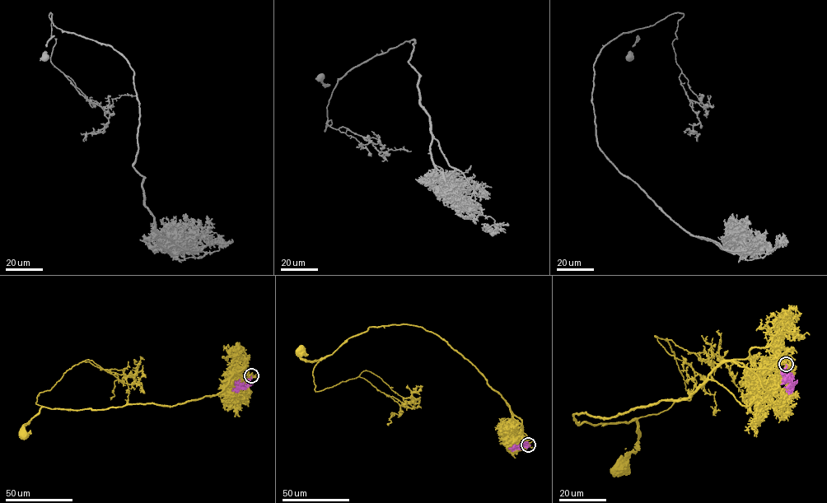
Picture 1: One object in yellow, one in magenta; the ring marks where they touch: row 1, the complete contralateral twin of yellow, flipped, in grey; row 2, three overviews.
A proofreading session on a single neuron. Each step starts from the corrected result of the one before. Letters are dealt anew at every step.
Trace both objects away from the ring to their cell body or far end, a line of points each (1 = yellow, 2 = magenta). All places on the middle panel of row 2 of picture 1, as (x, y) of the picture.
1: (528, 444), (521, 421), (478, 370), (421, 327), (370, 327), (315, 360), (301, 351)
2: (528, 444), (522, 444), (513, 449), (514, 444)

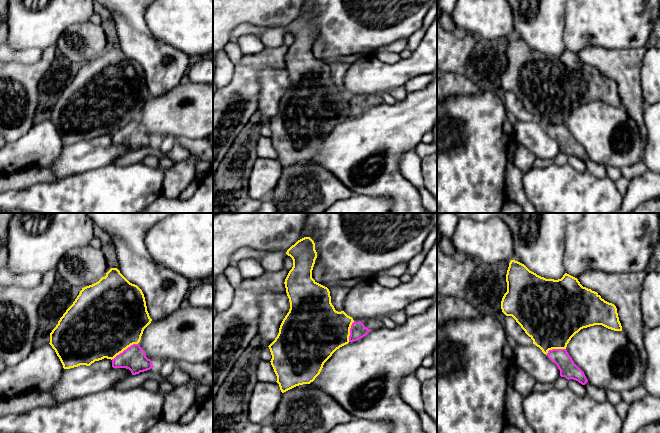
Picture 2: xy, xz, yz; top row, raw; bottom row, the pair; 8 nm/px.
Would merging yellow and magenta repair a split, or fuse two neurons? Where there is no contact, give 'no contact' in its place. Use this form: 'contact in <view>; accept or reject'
contact in xy; accept

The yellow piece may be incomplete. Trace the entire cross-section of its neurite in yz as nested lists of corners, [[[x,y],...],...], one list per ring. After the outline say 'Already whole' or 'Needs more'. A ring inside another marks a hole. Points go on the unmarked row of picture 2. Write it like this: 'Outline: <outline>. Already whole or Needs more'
Outline: [[[515,36],[509,39],[506,58],[507,68],[501,77],[502,88],[512,92],[533,116],[533,120],[557,141],[561,153],[585,161],[588,156],[567,128],[567,120],[581,105],[594,101],[622,107],[616,82],[602,75],[597,68],[583,63],[577,54],[567,49],[558,56],[546,55]]]. Needs more

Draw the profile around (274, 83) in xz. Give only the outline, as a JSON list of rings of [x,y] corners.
[[[263,68],[259,73],[259,85],[257,111],[261,113],[264,122],[269,122],[277,113],[280,101],[289,88],[287,69]]]

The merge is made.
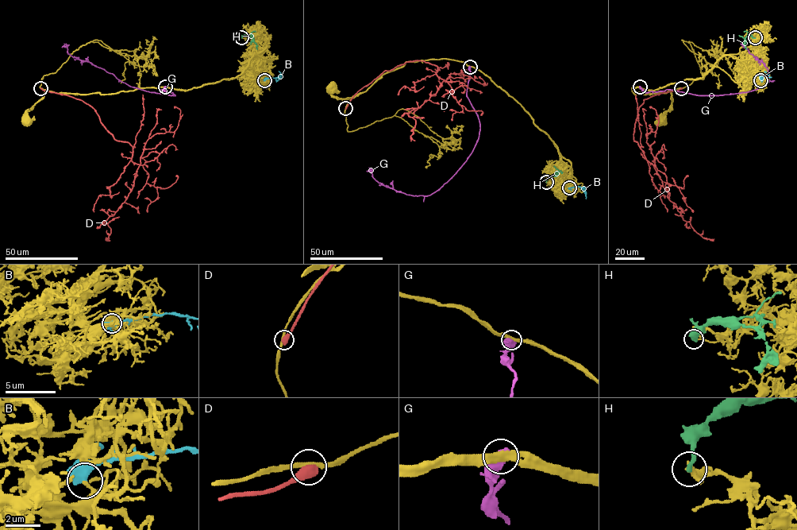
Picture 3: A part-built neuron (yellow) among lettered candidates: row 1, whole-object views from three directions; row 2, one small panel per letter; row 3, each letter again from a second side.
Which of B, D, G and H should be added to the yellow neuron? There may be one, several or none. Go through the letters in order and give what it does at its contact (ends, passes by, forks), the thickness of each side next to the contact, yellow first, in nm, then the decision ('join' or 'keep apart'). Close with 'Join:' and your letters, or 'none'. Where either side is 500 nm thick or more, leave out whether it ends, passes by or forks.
B: it passes by; 130 nm thick on the yellow side, 480 nm on the other; keep apart
D: 220 nm thick on the yellow side, 550 nm on the other; keep apart
G: 400 nm thick on the yellow side, 700 nm on the other; keep apart
H: it ends there; 280 nm thick on the yellow side, 240 nm on the other; keep apart
Join: none

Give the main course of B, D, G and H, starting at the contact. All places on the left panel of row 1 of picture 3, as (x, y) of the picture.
B: (264, 80), (280, 76), (279, 71)
D: (40, 88), (89, 104), (113, 137), (132, 148), (132, 160), (139, 165), (133, 186), (103, 222), (109, 241)
G: (165, 87), (165, 92), (162, 90), (175, 95), (132, 87), (89, 62), (73, 57), (64, 44)
H: (241, 38), (250, 36), (257, 49)

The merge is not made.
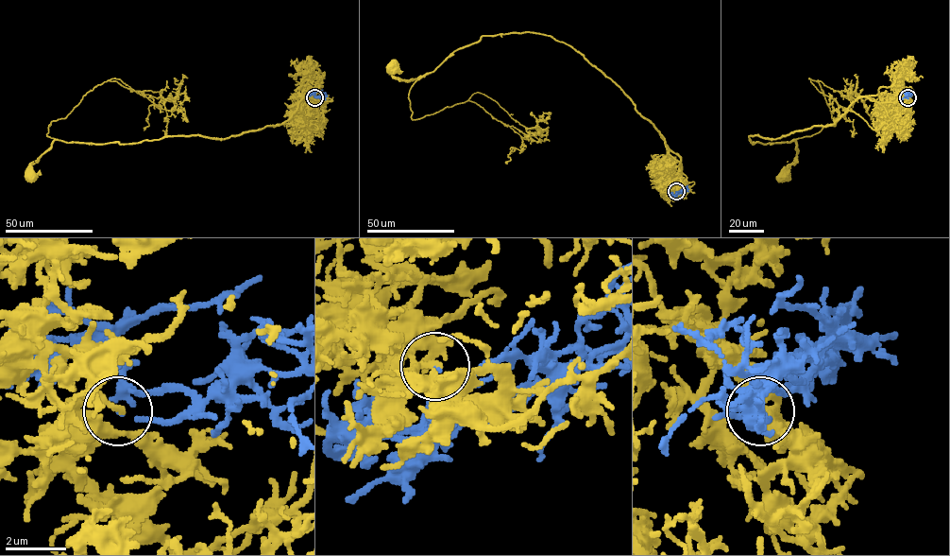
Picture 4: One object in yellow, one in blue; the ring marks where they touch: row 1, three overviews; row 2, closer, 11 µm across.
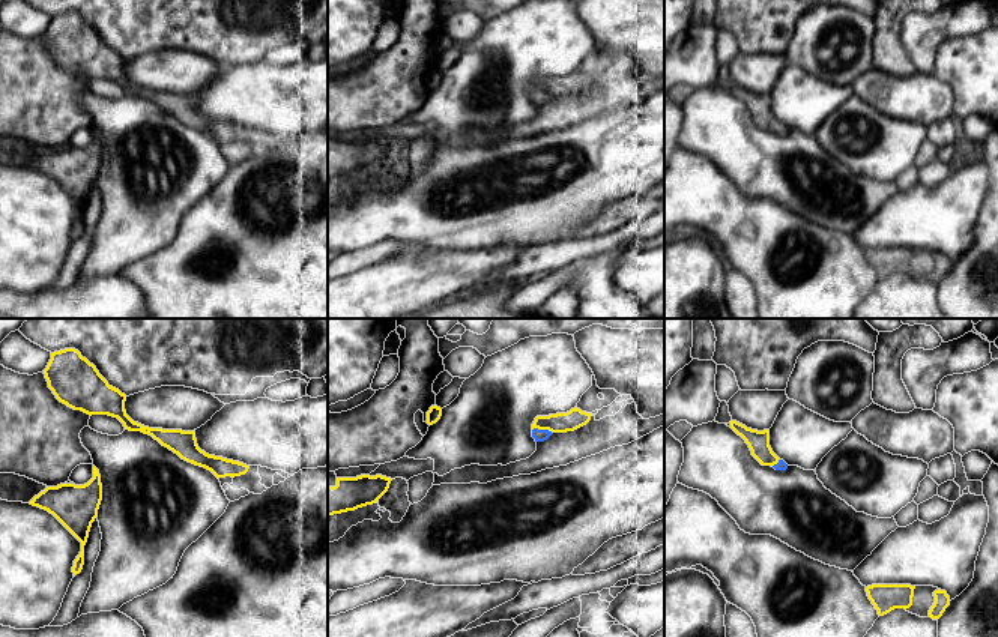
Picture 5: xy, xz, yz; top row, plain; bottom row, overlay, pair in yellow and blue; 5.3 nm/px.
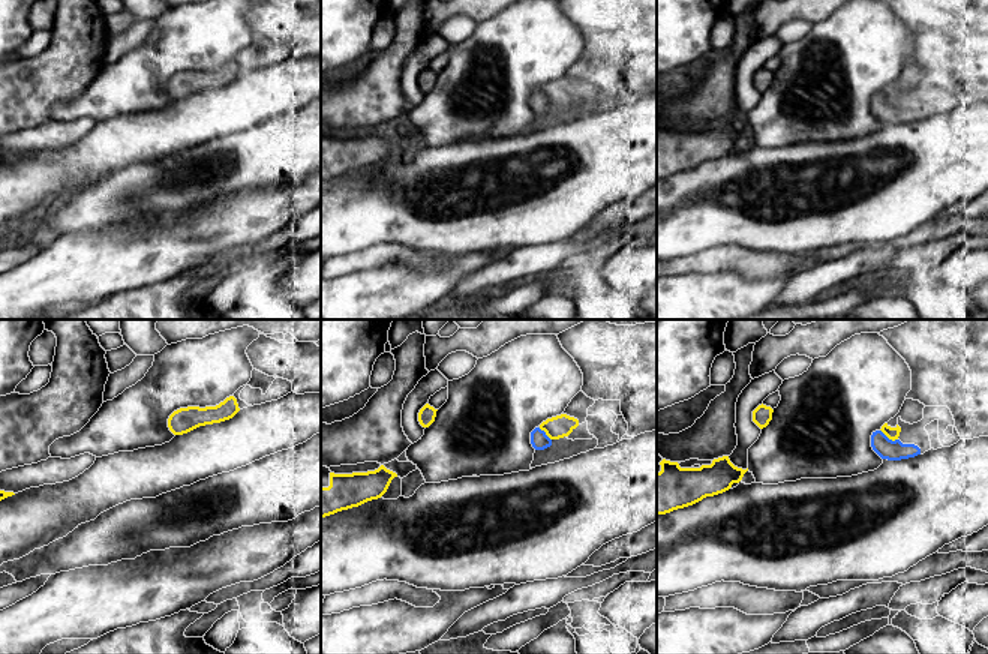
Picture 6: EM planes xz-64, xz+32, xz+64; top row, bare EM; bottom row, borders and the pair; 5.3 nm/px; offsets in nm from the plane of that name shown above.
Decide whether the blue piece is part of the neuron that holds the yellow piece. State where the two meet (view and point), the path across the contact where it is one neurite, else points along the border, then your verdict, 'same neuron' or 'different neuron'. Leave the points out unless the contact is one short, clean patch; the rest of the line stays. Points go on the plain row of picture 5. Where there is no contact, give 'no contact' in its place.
meets yellow in xz at (543, 92); runs through xz (561, 86), (553, 86), (543, 92), (538, 98); same neuron

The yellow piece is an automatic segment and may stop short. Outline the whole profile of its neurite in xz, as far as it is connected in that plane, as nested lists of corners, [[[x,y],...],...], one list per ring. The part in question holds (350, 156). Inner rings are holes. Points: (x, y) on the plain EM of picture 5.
[[[328,134],[328,179],[355,174],[373,168],[388,155],[391,141],[361,138],[338,141]]]

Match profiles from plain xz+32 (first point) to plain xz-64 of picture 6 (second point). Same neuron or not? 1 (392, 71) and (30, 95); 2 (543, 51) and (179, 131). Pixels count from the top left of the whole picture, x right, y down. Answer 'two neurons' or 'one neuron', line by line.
1: one neuron
2: two neurons

